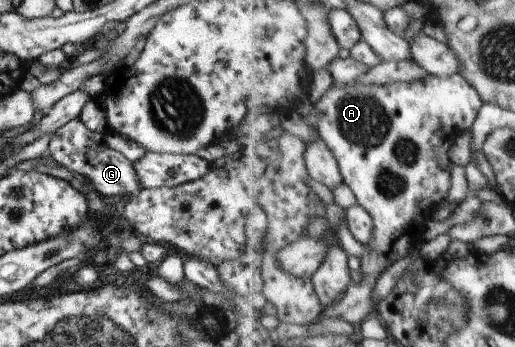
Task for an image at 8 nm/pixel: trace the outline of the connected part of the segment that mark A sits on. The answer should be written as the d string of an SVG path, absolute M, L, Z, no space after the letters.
M460 73L454 75L454 77L431 75L430 77L426 77L426 79L422 79L422 81L414 81L414 83L398 81L386 85L378 85L378 83L364 83L364 81L361 80L357 83L346 85L334 83L318 101L316 104L318 115L320 116L318 130L322 137L328 141L328 147L334 151L334 155L336 155L336 159L338 159L341 165L345 182L354 189L359 199L359 203L366 207L372 214L375 223L375 231L374 239L372 239L372 243L369 244L370 253L366 253L362 259L361 270L364 275L363 281L359 285L350 286L342 301L330 305L330 307L323 312L323 315L320 315L320 319L316 319L316 322L325 318L341 318L344 319L344 321L348 321L348 323L358 325L358 323L363 324L372 315L378 314L380 301L374 299L374 289L376 289L376 285L378 285L378 279L380 279L390 267L394 267L398 261L408 257L408 253L410 253L410 247L412 247L412 211L416 209L416 211L420 211L422 217L424 217L424 215L428 213L426 201L428 201L428 203L440 203L440 201L442 201L440 193L450 191L450 187L452 187L452 159L450 159L450 151L452 151L454 143L458 141L458 131L456 131L456 129L460 129L461 132L470 130L470 127L473 127L474 123L476 123L484 104L485 102L482 93L480 93L480 91L478 91L478 89Z

